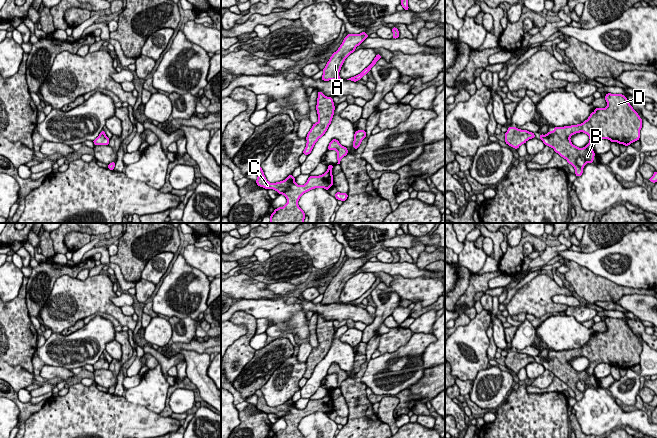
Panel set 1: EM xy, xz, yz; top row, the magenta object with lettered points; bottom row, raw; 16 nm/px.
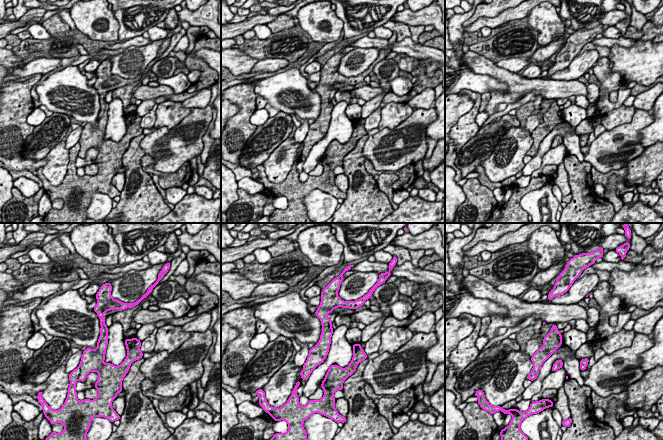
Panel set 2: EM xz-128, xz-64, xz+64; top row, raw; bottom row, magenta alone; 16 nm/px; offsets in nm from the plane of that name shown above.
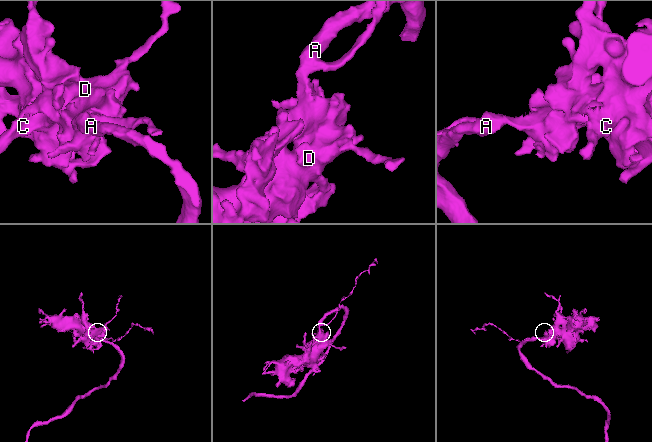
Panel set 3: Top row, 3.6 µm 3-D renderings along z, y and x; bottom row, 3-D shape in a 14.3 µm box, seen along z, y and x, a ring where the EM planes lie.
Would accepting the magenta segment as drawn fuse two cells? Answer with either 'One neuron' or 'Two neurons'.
One neuron

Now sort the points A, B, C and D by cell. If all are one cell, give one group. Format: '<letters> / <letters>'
A B C D

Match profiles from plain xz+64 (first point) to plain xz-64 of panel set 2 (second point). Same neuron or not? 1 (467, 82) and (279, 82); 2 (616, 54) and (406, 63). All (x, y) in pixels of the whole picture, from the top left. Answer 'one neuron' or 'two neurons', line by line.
1: one neuron
2: one neuron

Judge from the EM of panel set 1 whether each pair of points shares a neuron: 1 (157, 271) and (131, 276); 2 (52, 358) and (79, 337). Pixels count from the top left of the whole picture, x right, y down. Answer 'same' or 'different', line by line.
1: different
2: same

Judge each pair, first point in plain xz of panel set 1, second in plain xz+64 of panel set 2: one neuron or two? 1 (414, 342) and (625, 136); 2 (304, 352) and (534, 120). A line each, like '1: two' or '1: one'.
1: one
2: one

